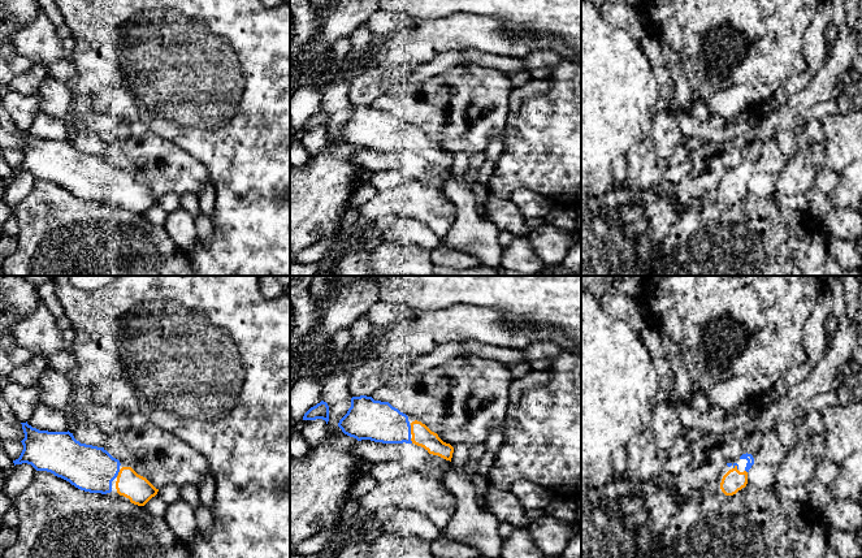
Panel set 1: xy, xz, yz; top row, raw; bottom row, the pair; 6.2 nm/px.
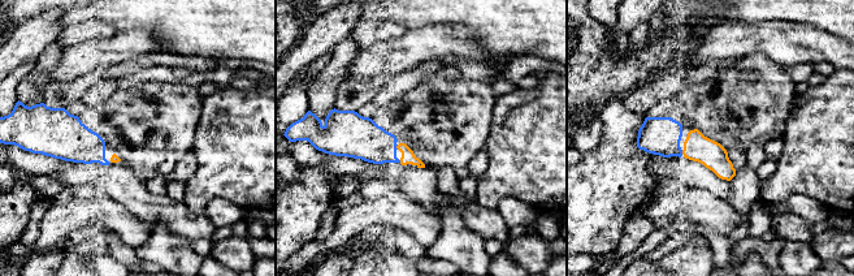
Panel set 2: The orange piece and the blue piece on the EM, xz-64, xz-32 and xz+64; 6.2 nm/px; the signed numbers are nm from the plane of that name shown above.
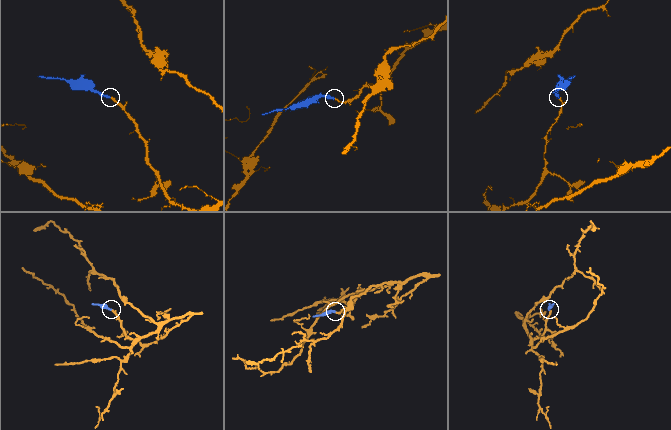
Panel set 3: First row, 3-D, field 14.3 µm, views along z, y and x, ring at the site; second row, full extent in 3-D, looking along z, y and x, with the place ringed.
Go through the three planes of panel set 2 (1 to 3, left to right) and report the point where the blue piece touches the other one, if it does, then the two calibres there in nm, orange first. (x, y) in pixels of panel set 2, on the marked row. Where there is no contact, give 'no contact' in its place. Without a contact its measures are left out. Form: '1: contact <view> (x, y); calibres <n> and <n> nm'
1: no contact
2: contact xz-32 (397, 147); calibres 80 and 260 nm
3: contact xz+64 (683, 152); calibres 170 and 240 nm

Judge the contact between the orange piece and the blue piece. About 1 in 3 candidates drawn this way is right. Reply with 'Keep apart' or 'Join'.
Join

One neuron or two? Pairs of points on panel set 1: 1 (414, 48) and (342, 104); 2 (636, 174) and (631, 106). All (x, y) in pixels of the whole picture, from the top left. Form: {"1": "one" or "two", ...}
{"1": "two", "2": "two"}

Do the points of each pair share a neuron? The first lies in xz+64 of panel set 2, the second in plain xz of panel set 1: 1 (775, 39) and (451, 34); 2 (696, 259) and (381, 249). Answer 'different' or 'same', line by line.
1: same
2: same

